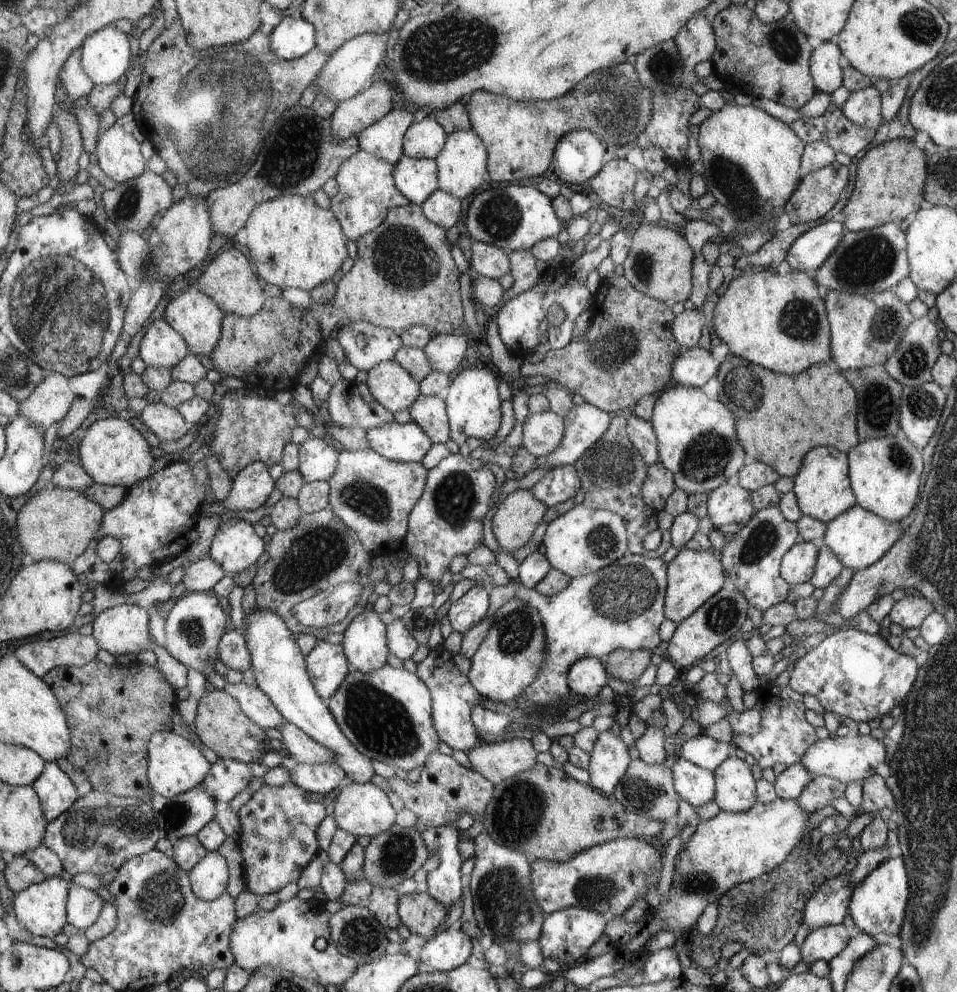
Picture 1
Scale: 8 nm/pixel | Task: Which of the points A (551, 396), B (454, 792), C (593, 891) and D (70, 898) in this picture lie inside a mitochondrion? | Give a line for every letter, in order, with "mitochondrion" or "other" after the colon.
A: other
B: other
C: mitochondrion
D: other

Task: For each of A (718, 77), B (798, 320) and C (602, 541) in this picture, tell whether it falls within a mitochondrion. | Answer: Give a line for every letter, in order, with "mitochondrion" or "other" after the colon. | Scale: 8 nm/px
A: other
B: mitochondrion
C: mitochondrion

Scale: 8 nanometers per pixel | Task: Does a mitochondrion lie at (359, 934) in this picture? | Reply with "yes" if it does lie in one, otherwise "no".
yes

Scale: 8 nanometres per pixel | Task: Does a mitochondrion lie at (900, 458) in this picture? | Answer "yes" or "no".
yes

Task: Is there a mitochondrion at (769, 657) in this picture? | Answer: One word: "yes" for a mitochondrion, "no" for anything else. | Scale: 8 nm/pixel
no

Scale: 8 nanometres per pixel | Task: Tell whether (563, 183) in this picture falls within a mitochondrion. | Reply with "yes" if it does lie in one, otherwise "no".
no

